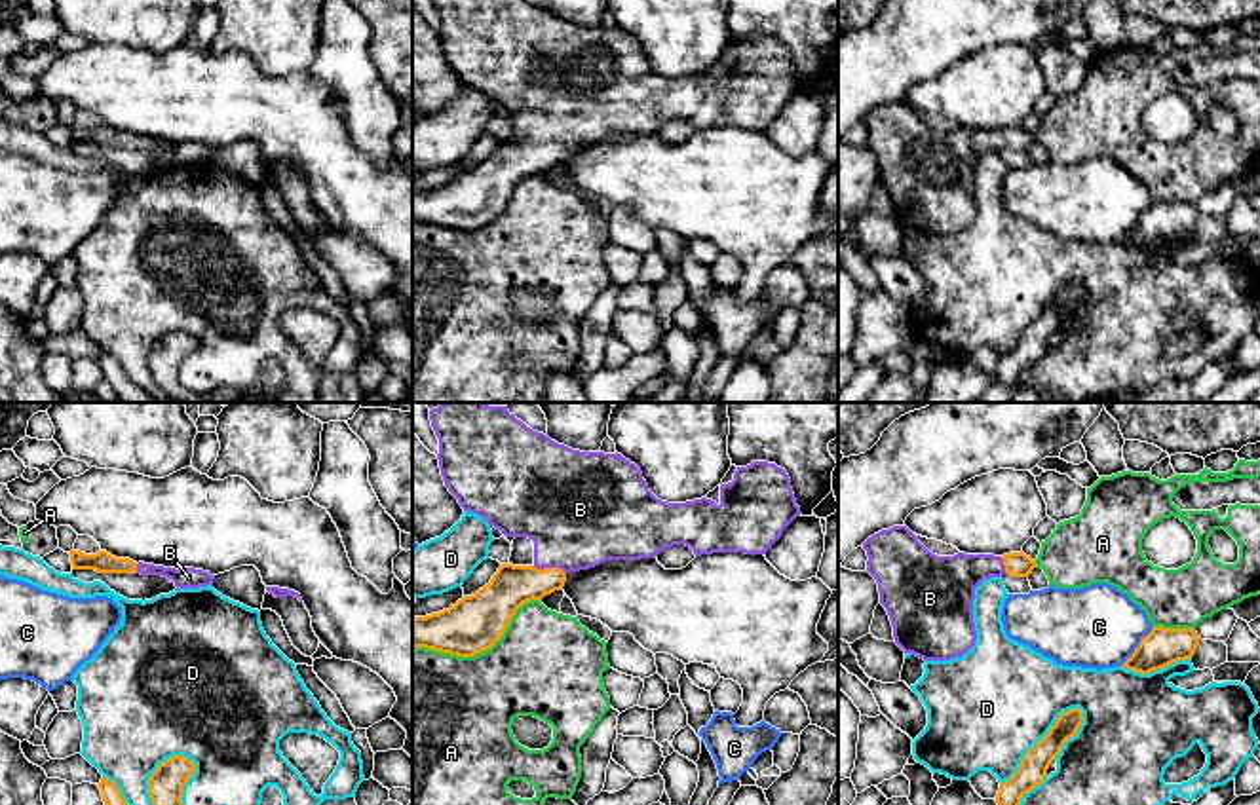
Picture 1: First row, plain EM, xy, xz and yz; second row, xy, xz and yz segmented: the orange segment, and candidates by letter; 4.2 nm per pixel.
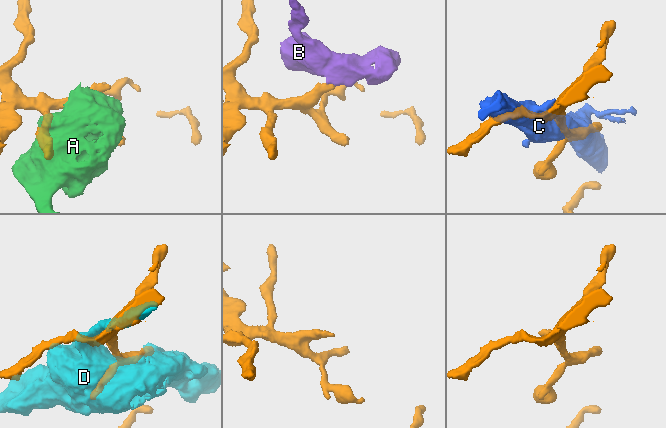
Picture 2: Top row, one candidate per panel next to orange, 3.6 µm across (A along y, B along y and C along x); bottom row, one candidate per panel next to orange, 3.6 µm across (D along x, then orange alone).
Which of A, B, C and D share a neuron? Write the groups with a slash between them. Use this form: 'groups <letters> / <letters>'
groups A / B / C / D

